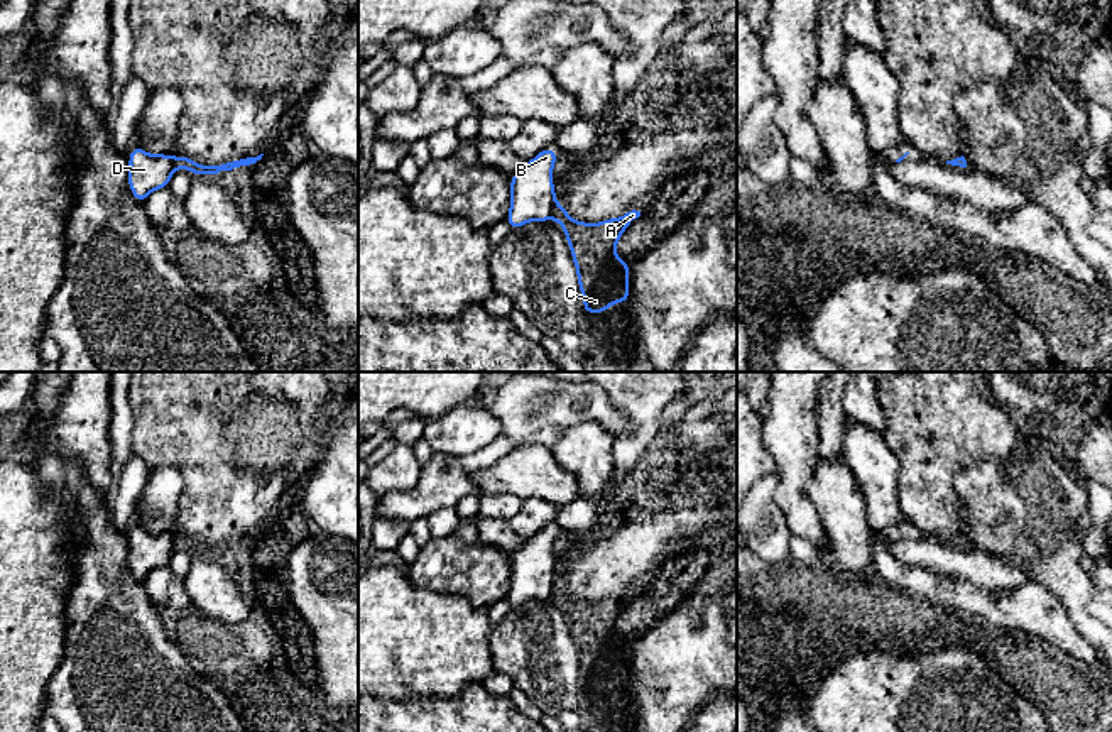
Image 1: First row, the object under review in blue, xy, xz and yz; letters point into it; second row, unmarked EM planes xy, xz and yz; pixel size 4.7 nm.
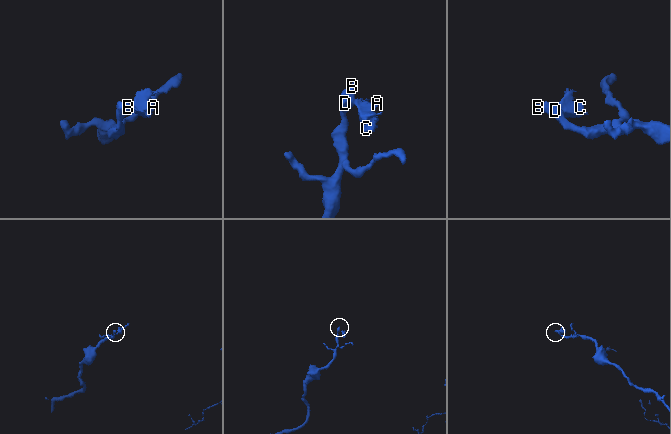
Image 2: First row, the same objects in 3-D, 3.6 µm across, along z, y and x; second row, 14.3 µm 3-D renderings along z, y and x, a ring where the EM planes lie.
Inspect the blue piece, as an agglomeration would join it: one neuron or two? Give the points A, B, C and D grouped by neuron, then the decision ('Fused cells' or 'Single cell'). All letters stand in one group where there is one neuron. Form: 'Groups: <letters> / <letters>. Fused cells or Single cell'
Groups: A C / B D. Fused cells

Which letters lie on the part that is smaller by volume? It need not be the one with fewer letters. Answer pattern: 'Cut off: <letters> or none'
Cut off: A, C

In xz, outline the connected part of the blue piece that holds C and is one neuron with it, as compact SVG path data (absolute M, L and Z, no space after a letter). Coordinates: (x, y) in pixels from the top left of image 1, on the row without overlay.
M563 582L558 583L554 597L566 610L564 617L571 627L576 646L585 693L602 693L608 690L610 683L630 678L630 668L625 666L630 644L615 634L615 625L620 614L639 595L640 590L632 588L619 597L585 602L573 598Z

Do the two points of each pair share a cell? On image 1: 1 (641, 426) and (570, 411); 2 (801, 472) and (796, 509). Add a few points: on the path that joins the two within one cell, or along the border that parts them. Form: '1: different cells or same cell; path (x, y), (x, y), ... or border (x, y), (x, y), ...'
1: different cells; border (609, 394), (632, 425), (619, 438)
2: same cell; path (796, 480), (796, 501)

